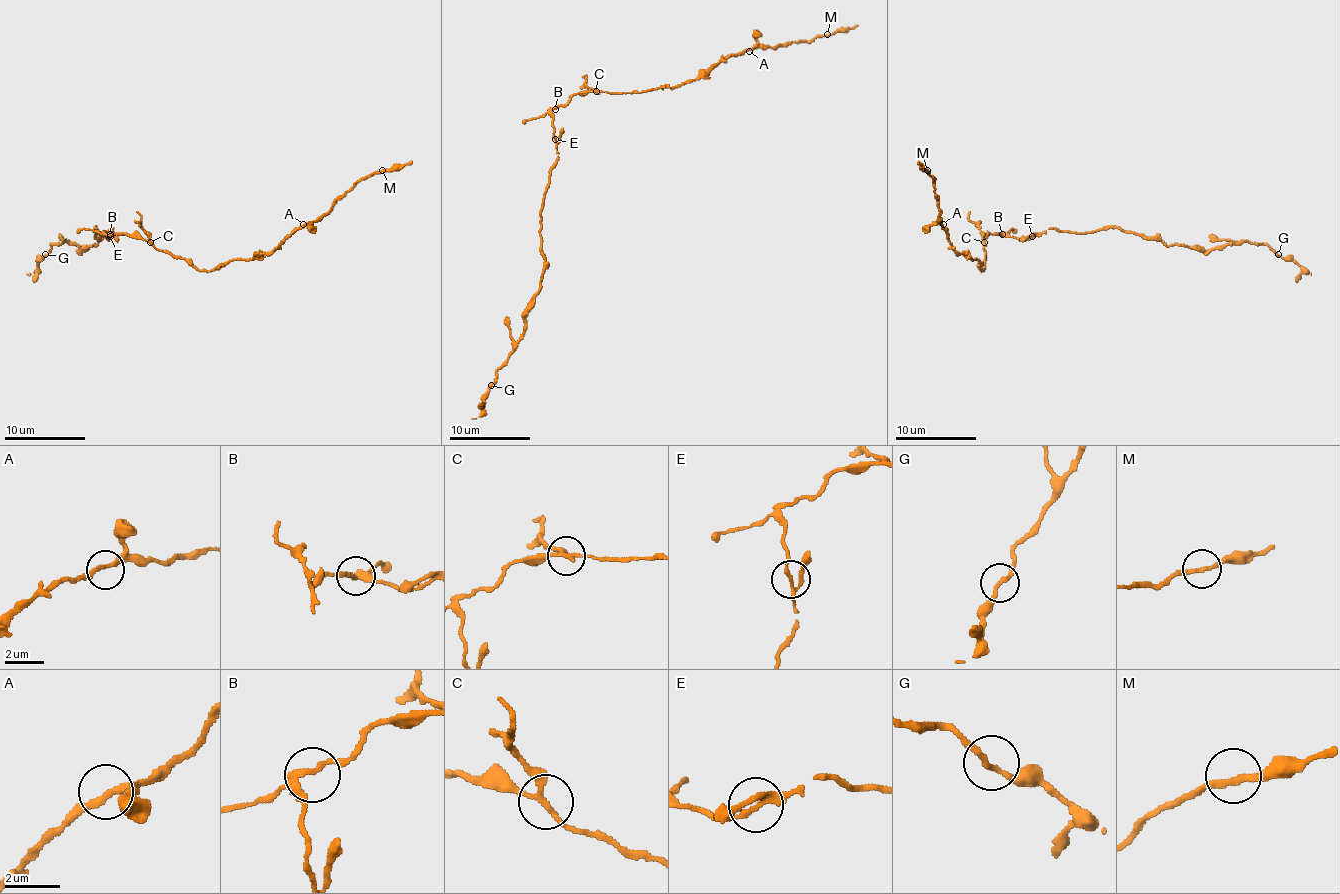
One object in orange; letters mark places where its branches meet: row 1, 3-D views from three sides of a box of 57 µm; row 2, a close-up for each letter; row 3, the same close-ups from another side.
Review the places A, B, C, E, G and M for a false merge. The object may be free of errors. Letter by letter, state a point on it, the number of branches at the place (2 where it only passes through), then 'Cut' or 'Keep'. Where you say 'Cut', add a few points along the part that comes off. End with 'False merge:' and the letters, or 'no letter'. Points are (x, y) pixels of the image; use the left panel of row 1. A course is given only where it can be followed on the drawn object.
A: Place: (303, 224). Branches: 2. Keep
B: Place: (110, 234). Branches: 3. Keep
C: Place: (150, 242). Branches: 3. Cut. Course of the part to remove: (150, 242), (136, 212)
E: Place: (110, 236). Branches: 3. Keep
G: Place: (45, 254). Branches: 2. Keep
M: Place: (382, 170). Branches: 2. Keep
False merge: C

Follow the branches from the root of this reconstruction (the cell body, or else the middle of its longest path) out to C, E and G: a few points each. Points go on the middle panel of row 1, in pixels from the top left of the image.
C: (559, 107), (577, 93), (595, 91)
E: (559, 107), (551, 111), (555, 139)
G: (559, 107), (551, 111), (557, 164), (541, 210), (541, 289), (525, 315), (517, 347), (491, 385)

